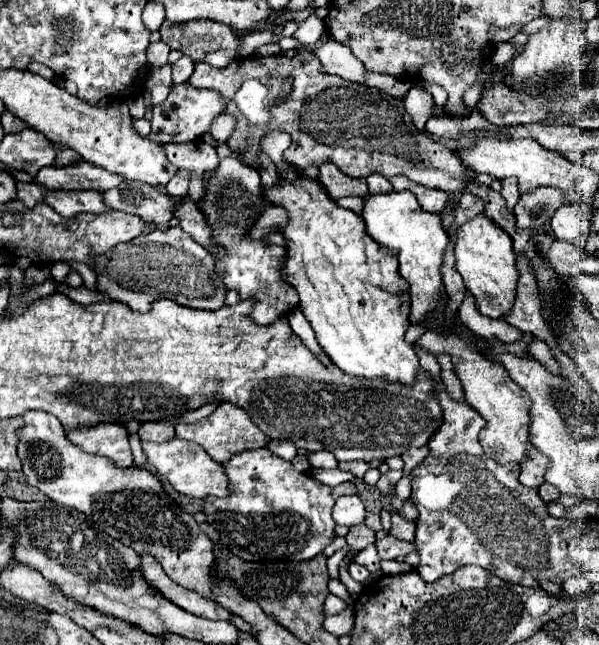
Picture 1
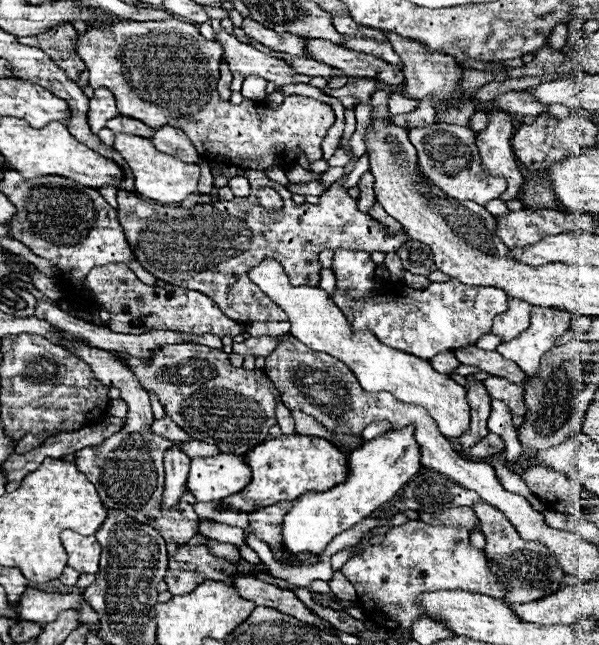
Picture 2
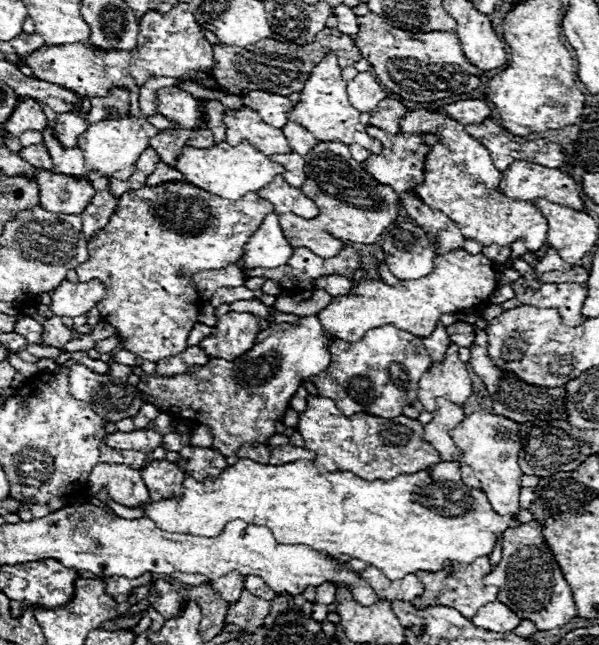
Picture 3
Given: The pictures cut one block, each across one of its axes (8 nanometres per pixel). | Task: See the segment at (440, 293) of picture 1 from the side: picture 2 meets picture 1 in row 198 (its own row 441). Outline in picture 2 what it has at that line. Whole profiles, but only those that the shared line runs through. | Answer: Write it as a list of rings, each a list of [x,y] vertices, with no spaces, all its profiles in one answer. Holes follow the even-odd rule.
[[[406,426],[400,430],[390,430],[378,440],[364,442],[356,452],[350,452],[350,472],[348,480],[330,488],[326,492],[306,492],[284,518],[282,536],[290,552],[312,552],[322,554],[330,540],[358,524],[360,520],[378,512],[396,492],[422,468],[422,452],[414,440],[414,428]]]

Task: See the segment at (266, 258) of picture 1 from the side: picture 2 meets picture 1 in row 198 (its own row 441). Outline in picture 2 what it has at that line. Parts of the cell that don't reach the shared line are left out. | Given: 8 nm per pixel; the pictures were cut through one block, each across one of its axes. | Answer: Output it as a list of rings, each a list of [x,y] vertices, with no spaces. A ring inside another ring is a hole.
[[[166,344],[164,348],[156,348],[152,352],[150,364],[146,364],[144,360],[136,358],[136,356],[130,356],[130,354],[122,354],[122,352],[112,352],[112,354],[118,360],[122,360],[138,376],[138,382],[146,392],[156,394],[156,398],[164,406],[166,414],[184,432],[188,432],[194,440],[214,444],[224,454],[244,456],[248,450],[252,450],[258,444],[266,442],[268,440],[268,430],[276,424],[276,404],[282,398],[280,390],[272,384],[272,380],[262,370],[234,368],[228,360],[228,354],[222,352],[222,350],[212,350],[208,346],[198,346],[198,344]],[[218,388],[234,392],[234,394],[216,394]]]

